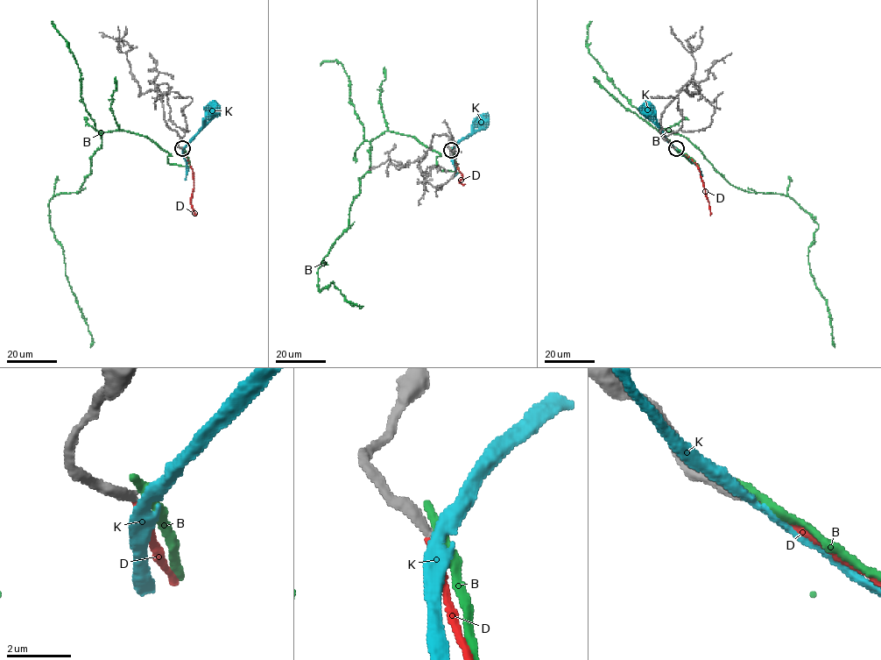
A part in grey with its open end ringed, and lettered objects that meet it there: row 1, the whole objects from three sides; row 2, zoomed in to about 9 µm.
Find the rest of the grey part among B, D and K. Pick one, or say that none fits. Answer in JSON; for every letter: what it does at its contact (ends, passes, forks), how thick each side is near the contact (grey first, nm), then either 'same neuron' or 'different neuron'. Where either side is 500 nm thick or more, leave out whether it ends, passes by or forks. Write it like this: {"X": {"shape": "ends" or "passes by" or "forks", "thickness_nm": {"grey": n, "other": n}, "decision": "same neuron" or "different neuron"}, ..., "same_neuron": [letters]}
{"B": {"shape": "ends", "thickness_nm": {"grey": 280, "other": 360}, "decision": "different neuron"}, "D": {"shape": "ends", "thickness_nm": {"grey": 280, "other": 170}, "decision": "different neuron"}, "K": {"shape": "passes by", "thickness_nm": {"grey": 280, "other": 320}, "decision": "different neuron"}, "same_neuron": []}

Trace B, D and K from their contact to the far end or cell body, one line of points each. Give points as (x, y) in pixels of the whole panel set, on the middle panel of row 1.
B: (451, 150), (458, 172), (410, 136), (370, 141), (348, 227), (318, 269), (319, 292), (333, 281), (359, 308)
D: (451, 150), (462, 178), (459, 181), (464, 184)
K: (451, 150), (483, 123)

